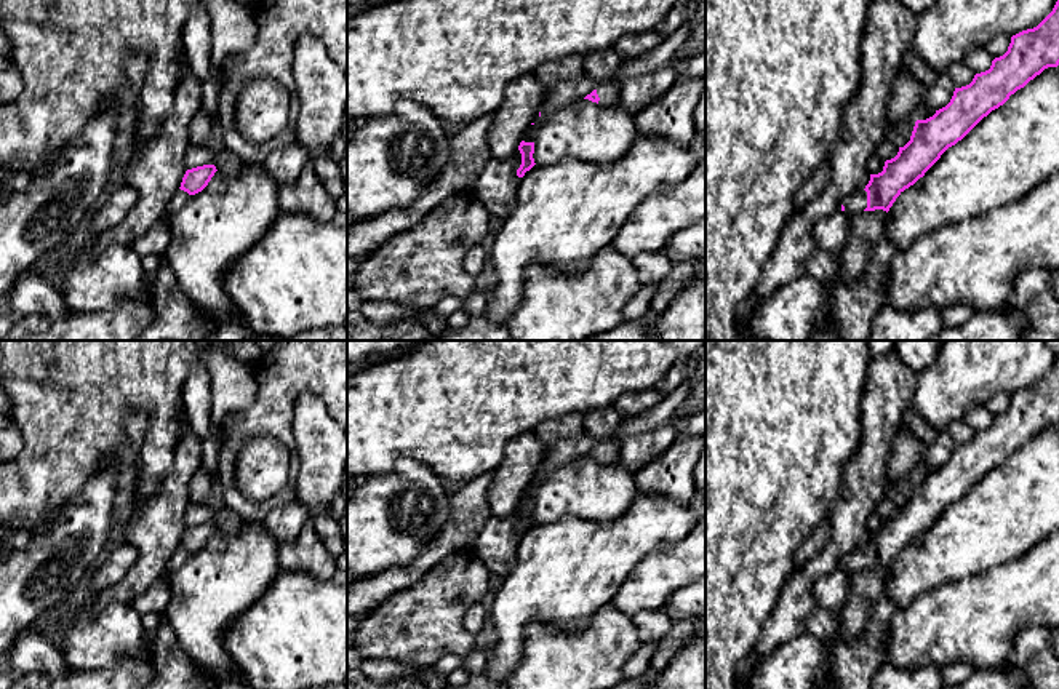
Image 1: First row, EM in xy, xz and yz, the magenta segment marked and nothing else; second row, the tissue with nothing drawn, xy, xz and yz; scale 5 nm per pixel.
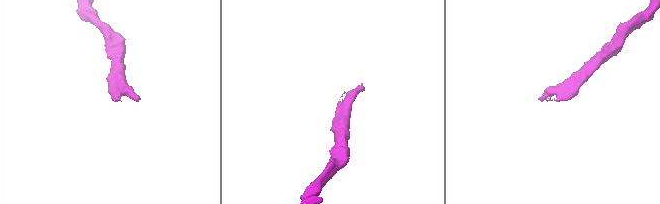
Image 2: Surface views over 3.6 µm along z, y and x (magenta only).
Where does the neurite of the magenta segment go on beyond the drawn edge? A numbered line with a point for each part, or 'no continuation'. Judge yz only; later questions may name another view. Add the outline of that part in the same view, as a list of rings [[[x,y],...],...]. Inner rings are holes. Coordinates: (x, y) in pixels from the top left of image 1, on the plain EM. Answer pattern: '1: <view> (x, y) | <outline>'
1: yz (858, 560) | [[[861,548],[843,558],[845,571],[857,571],[867,566],[867,550]]]

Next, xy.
1: xy (181, 555) | [[[178,548],[174,552],[174,555],[168,560],[166,563],[166,572],[173,572],[176,569],[179,569],[189,558],[190,558],[192,553],[189,553],[187,550],[184,548]]]

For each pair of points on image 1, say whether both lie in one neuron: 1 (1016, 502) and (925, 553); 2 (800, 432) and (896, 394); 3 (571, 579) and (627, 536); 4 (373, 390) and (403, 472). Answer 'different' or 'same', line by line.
1: same
2: different
3: same
4: different

